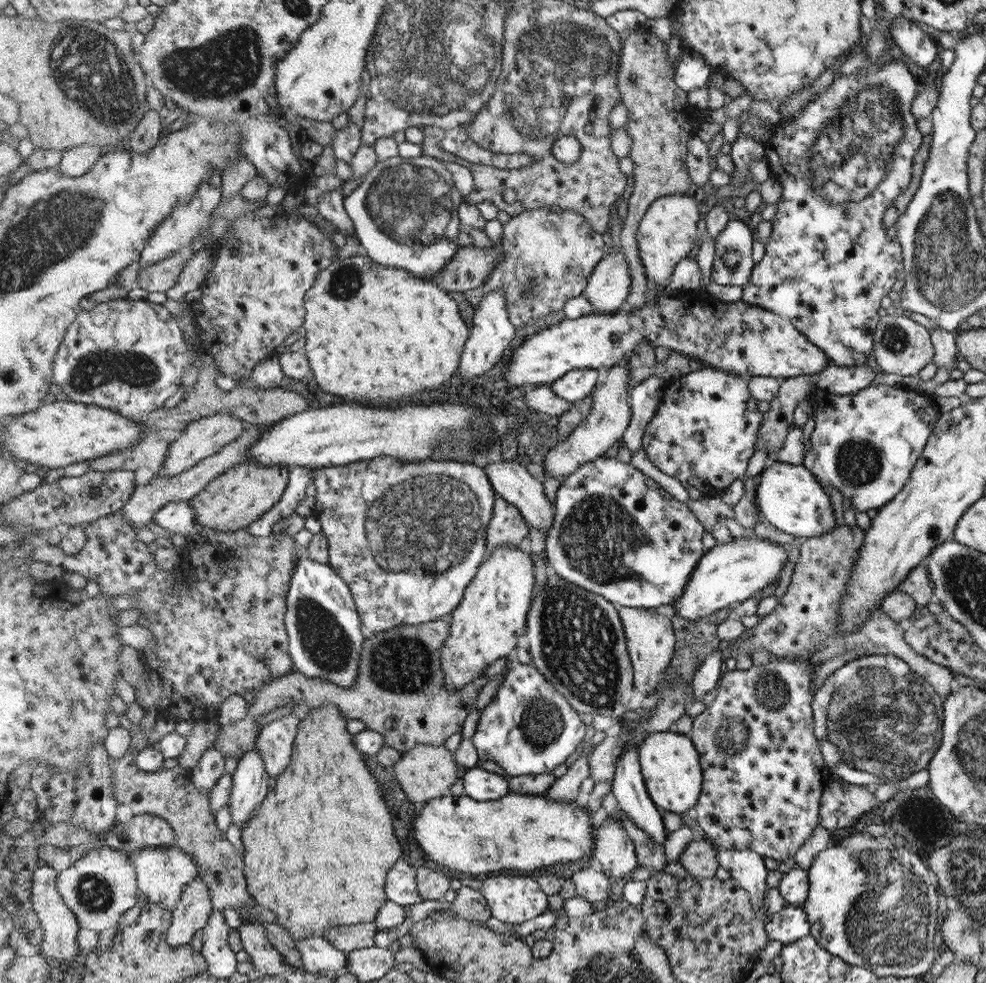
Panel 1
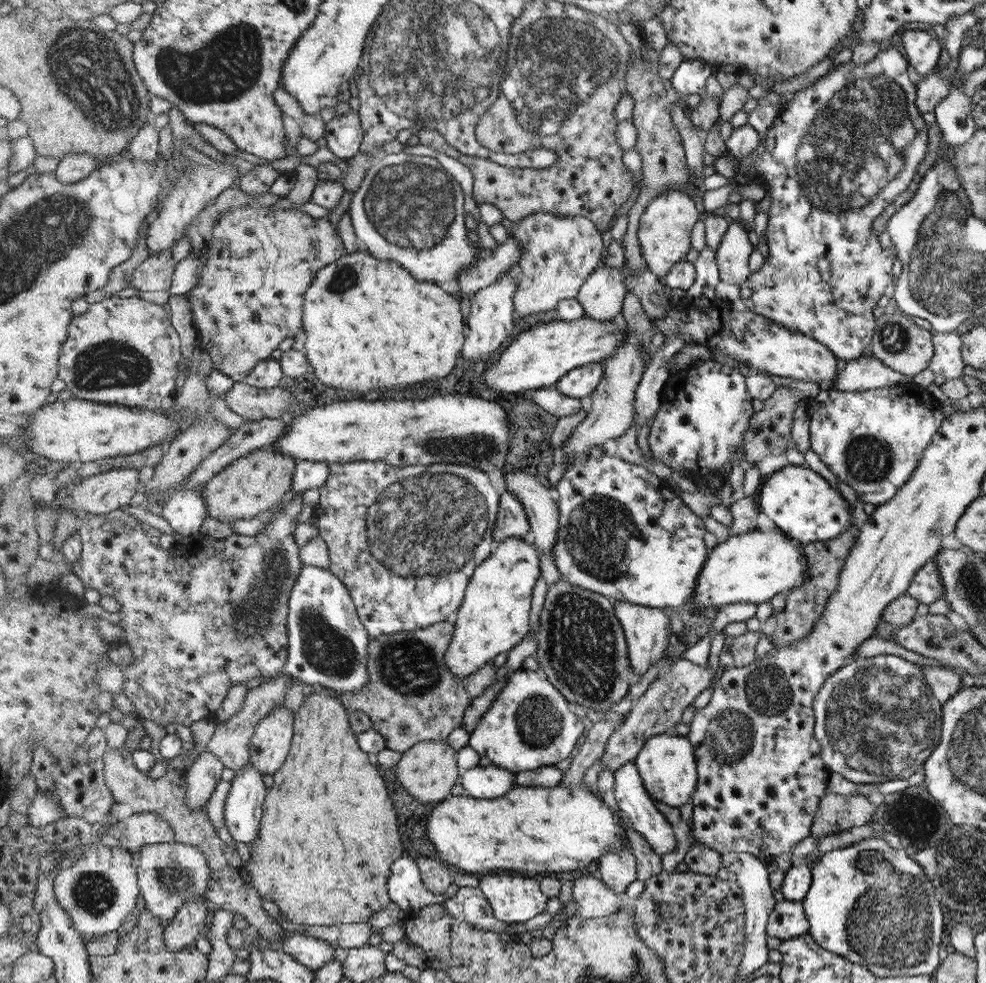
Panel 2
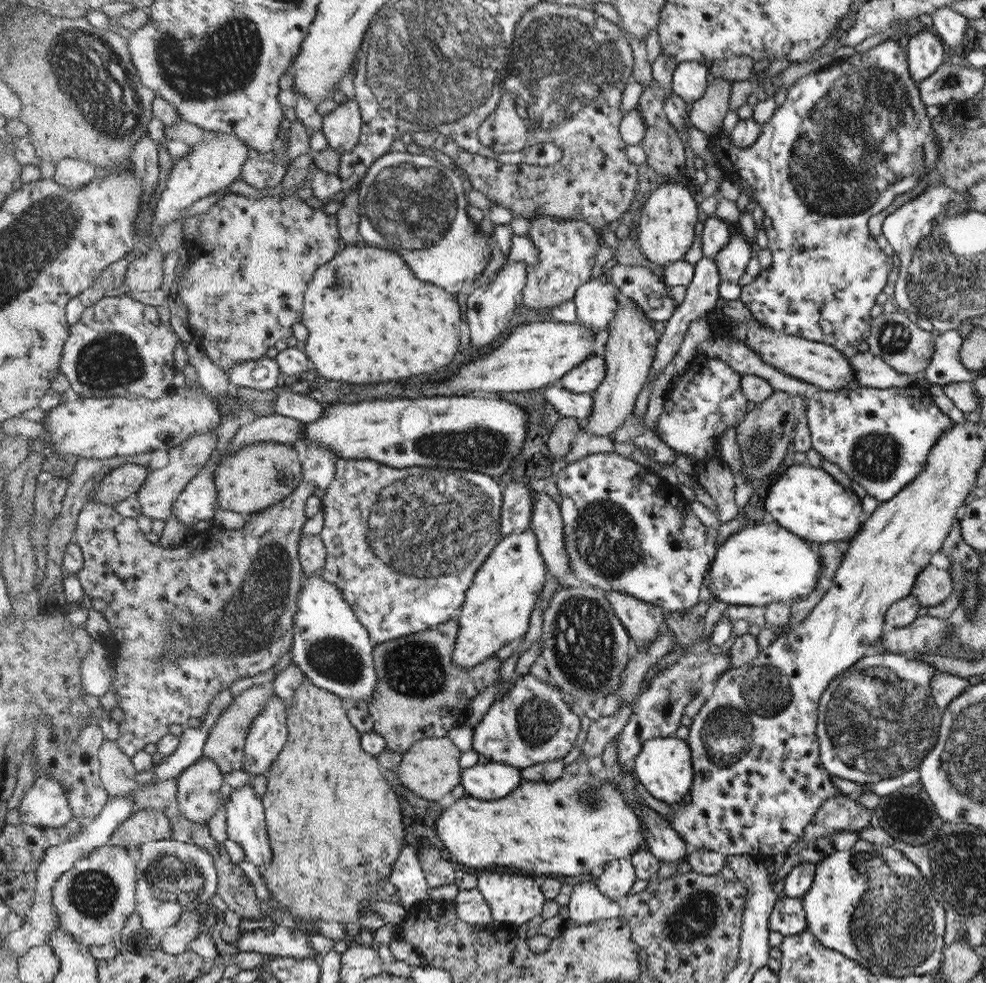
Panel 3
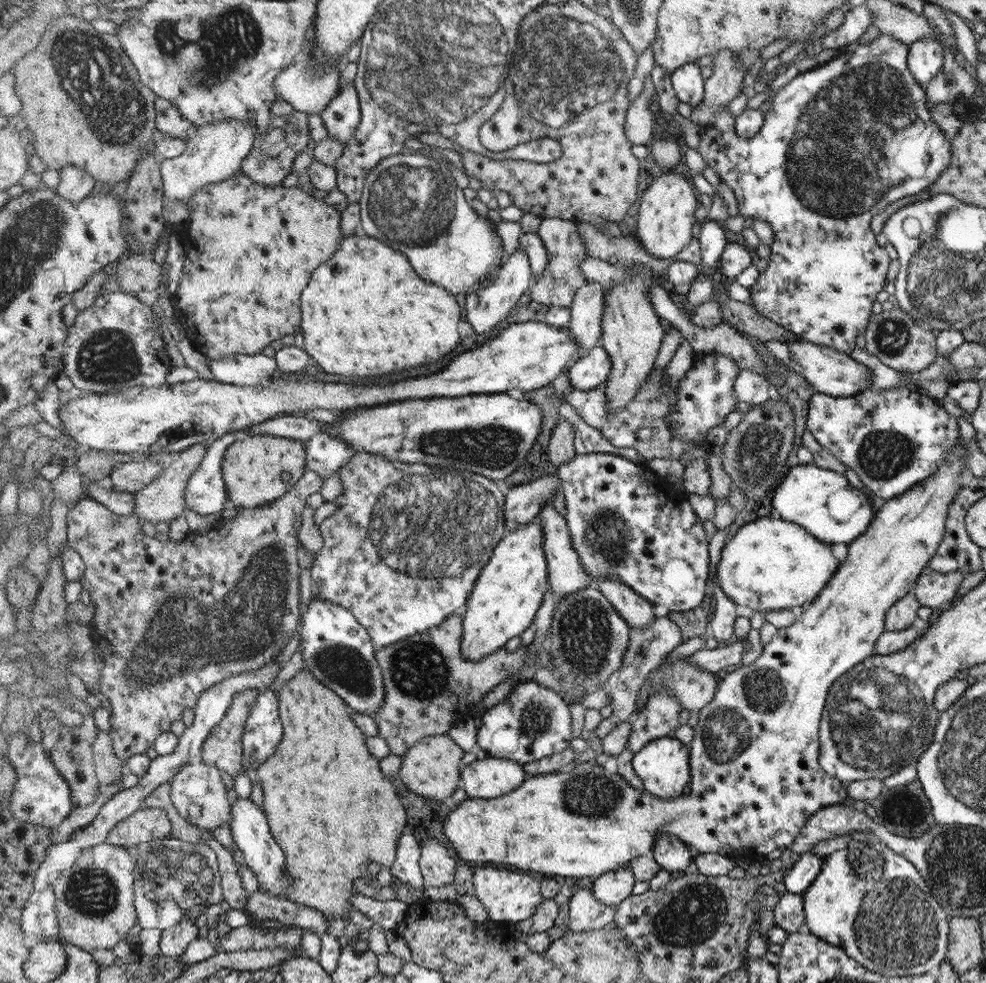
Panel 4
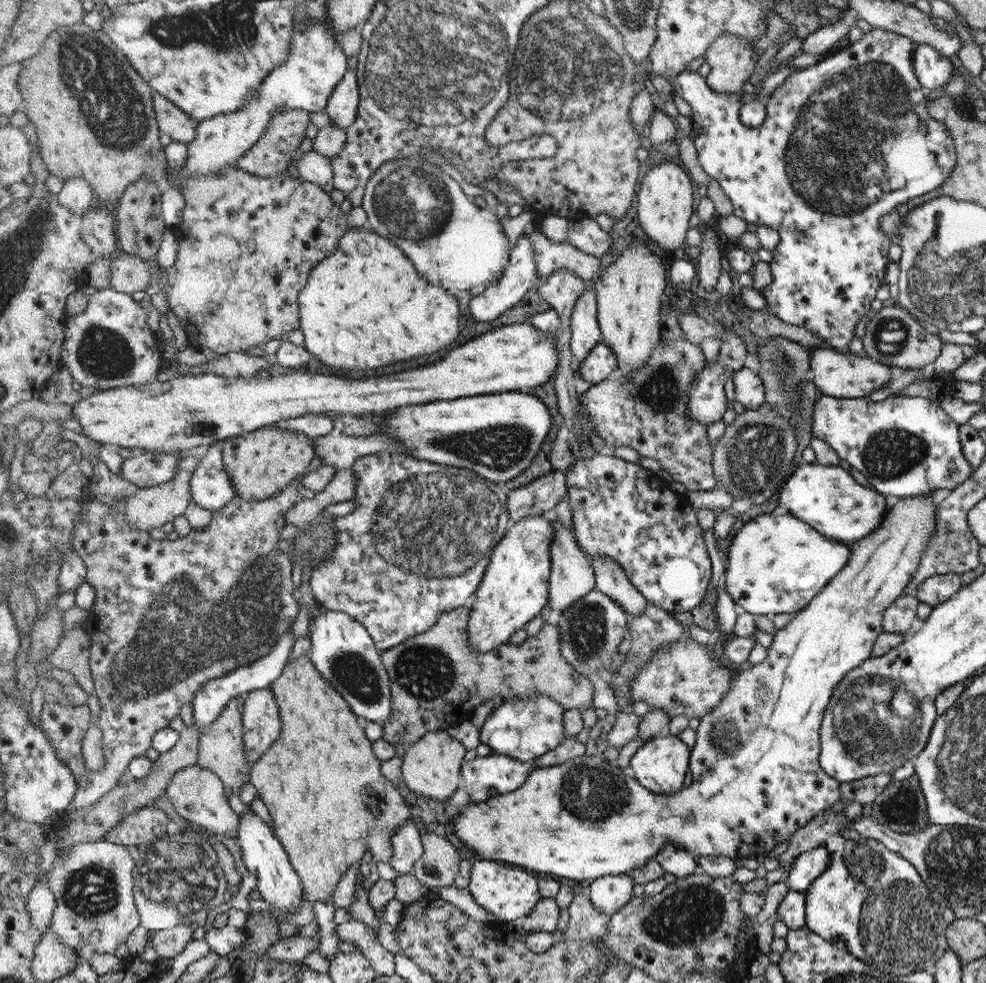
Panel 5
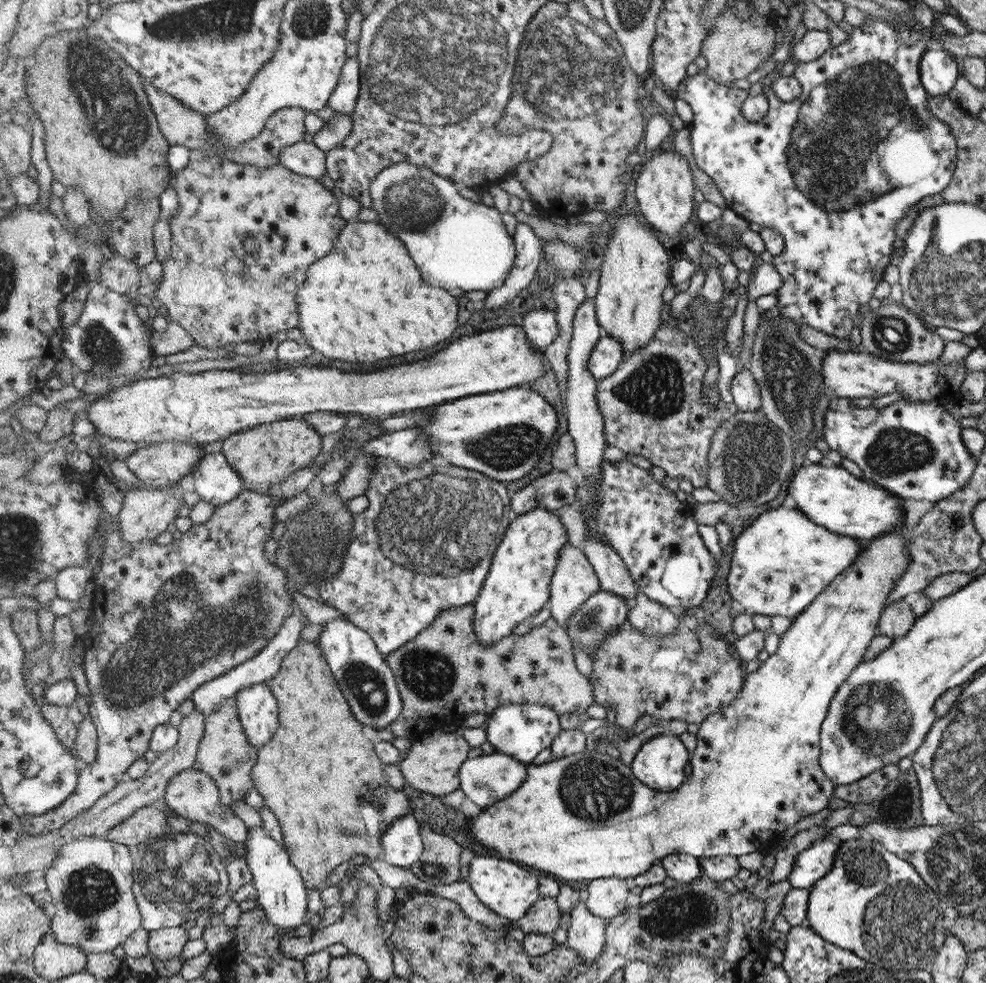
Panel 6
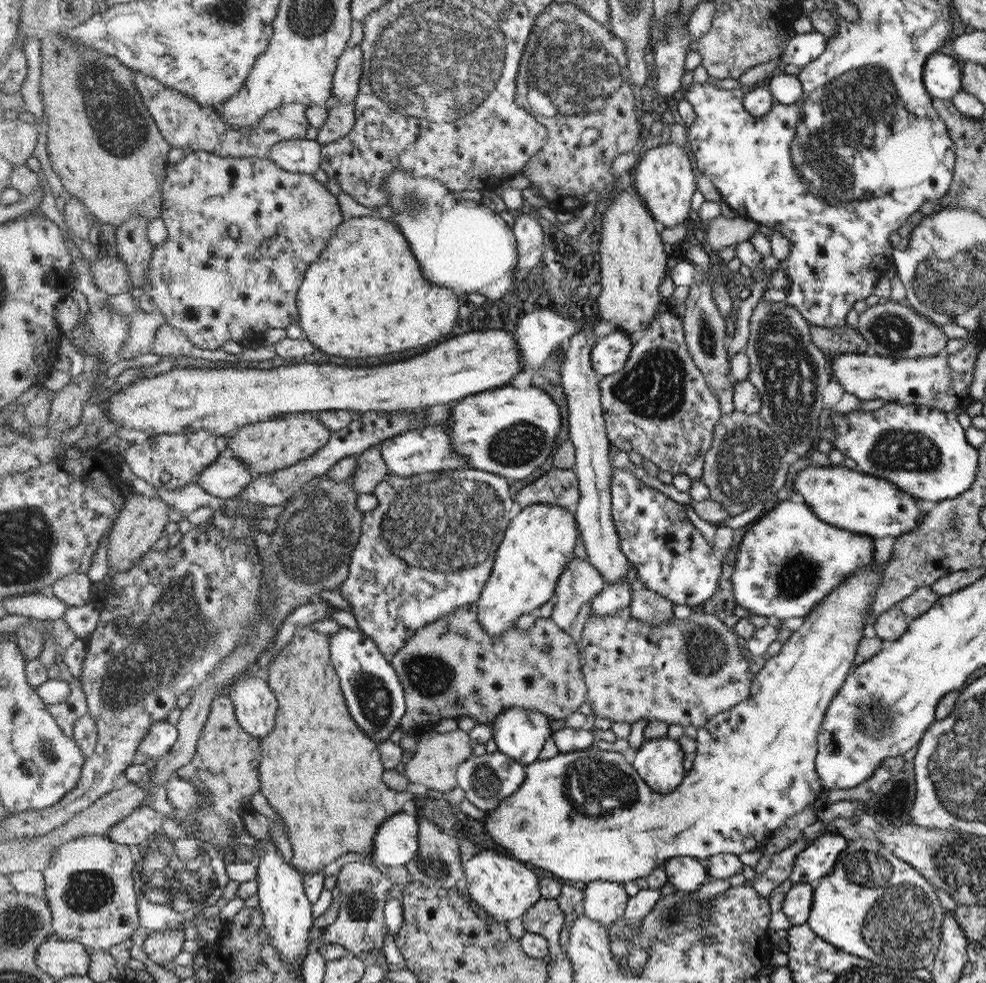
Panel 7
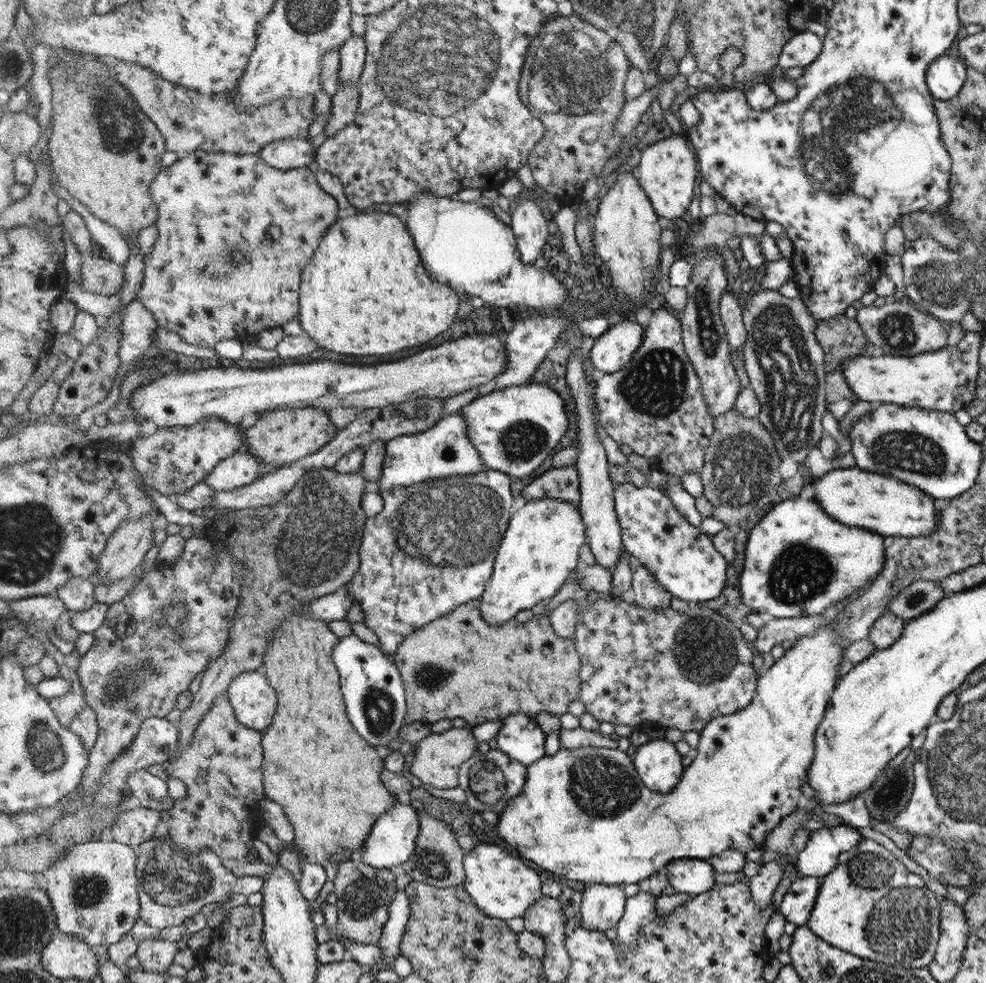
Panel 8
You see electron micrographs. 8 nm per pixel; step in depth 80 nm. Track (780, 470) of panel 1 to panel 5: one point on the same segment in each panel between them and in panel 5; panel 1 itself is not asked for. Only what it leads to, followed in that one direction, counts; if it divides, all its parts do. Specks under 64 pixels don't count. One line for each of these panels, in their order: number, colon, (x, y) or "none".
2: (802, 504)
3: (810, 502)
4: (821, 500)
5: (828, 498)

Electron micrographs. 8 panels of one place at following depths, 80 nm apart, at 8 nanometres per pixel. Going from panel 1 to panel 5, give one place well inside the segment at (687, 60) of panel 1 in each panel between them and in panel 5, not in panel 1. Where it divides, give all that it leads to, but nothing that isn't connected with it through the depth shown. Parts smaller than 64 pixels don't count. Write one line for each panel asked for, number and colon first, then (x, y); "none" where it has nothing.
2: (688, 78)
3: (688, 82)
4: (689, 86)
5: (846, 140)

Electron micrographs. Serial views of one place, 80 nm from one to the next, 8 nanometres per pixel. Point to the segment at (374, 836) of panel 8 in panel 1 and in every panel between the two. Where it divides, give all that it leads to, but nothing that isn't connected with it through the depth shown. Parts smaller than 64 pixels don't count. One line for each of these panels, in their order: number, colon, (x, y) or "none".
1: (401, 883)
2: (407, 890)
3: (407, 875)
4: (406, 868)
5: (407, 847)
6: (402, 846)
7: (397, 841)

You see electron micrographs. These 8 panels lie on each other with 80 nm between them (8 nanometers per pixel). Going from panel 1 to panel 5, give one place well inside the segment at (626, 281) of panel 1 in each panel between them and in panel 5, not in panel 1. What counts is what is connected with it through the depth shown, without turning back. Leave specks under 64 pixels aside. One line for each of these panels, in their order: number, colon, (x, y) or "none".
2: (601, 296)
3: (596, 301)
4: (587, 310)
5: (586, 335)

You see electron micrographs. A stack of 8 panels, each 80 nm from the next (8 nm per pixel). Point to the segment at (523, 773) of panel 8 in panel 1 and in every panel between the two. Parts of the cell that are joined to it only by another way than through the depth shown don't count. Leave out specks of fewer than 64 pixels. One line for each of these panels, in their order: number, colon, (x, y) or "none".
1: (479, 784)
2: (485, 783)
3: (495, 780)
4: (490, 778)
5: (486, 777)
6: (485, 779)
7: (487, 780)

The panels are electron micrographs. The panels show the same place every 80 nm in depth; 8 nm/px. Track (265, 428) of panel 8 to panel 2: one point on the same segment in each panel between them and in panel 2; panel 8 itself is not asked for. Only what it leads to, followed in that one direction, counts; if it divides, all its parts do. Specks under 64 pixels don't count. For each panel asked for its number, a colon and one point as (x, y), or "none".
2: (257, 482)
3: (257, 476)
4: (258, 469)
5: (262, 463)
6: (265, 456)
7: (265, 447)

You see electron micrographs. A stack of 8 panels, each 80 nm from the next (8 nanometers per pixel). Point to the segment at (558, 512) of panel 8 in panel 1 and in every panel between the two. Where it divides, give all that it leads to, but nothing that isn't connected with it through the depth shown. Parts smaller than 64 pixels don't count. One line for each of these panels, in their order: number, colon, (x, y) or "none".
1: (486, 627)
2: (494, 619)
3: (499, 605)
4: (505, 602)
5: (516, 588)
6: (527, 557)
7: (537, 546)

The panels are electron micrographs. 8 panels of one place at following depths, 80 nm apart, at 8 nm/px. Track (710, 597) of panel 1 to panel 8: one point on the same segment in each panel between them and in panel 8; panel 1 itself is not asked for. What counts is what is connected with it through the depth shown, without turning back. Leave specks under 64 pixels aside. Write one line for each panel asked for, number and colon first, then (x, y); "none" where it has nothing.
2: (754, 566)
3: (760, 564)
4: (769, 564)
5: (776, 564)
6: (783, 561)
7: (788, 561)
8: (798, 562)

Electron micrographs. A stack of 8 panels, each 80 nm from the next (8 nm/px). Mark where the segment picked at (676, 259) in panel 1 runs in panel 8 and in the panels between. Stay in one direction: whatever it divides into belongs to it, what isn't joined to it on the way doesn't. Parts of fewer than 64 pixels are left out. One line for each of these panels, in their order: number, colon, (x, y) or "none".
2: (664, 230)
3: (666, 226)
4: (666, 215)
5: (666, 199)
6: (664, 189)
7: (664, 180)
8: (667, 171)

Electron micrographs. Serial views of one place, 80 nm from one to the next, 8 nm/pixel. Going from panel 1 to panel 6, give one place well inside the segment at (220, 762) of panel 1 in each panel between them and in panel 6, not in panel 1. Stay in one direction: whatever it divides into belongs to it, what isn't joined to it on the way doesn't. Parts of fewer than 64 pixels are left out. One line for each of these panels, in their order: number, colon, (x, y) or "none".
2: (204, 776)
3: (200, 797)
4: (199, 791)
5: (199, 794)
6: (194, 794)

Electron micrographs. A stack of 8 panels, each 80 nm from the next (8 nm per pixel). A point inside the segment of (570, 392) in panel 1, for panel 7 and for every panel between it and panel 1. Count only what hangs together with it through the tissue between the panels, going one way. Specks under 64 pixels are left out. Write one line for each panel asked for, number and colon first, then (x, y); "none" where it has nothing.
2: (583, 381)
3: (586, 378)
4: (594, 368)
5: (601, 363)
6: (608, 353)
7: (609, 354)

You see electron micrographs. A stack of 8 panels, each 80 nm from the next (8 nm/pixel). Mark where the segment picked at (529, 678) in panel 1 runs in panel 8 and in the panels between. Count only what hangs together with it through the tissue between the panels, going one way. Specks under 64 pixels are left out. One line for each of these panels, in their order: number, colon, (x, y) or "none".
2: (529, 725)
3: (530, 724)
4: (531, 723)
5: (523, 729)
6: (522, 731)
7: (520, 733)
8: (521, 738)

